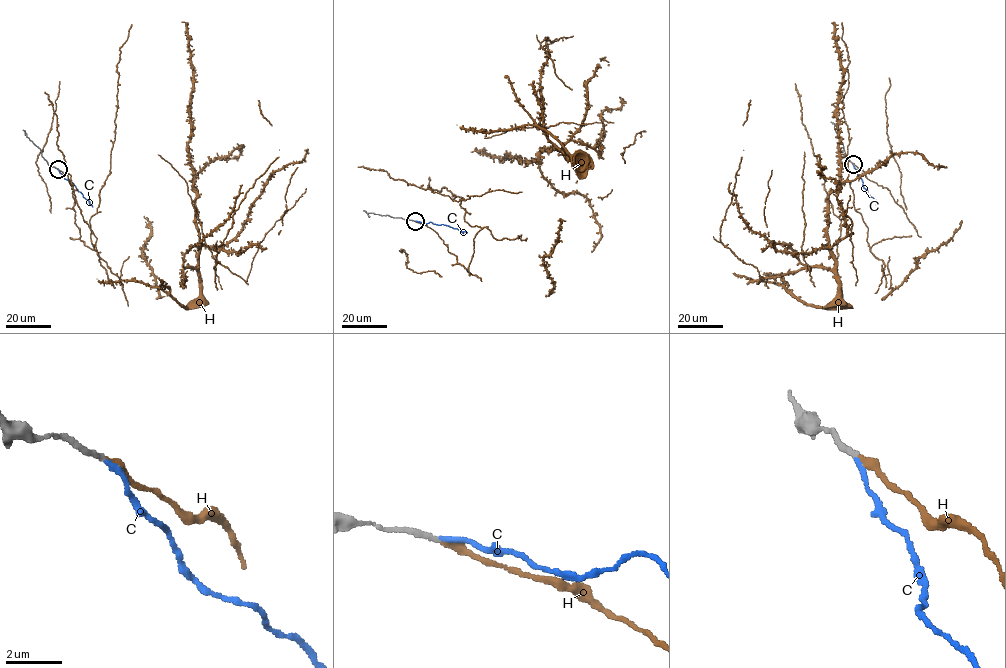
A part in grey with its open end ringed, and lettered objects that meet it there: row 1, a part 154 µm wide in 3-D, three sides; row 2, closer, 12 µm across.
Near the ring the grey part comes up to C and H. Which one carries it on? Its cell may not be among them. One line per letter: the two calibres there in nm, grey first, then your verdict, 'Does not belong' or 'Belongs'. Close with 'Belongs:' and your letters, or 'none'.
C: Thickness 180 nm (grey) against 180 nm. Does not belong
H: Thickness 180 nm (grey) against 280 nm. Belongs
Belongs: H

